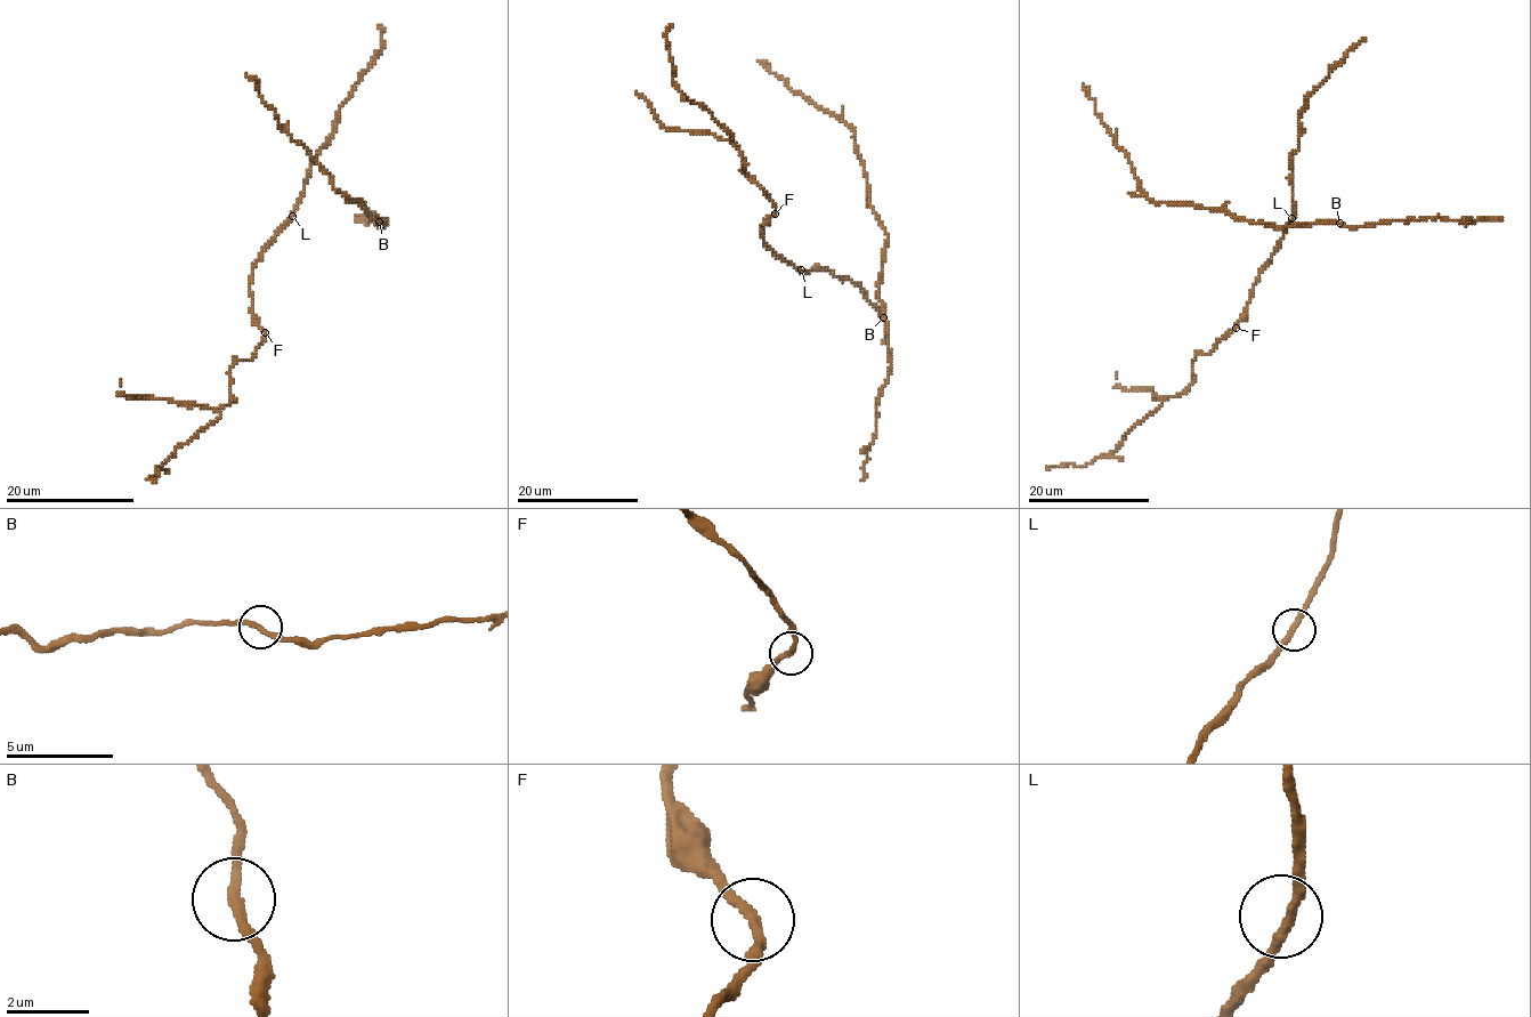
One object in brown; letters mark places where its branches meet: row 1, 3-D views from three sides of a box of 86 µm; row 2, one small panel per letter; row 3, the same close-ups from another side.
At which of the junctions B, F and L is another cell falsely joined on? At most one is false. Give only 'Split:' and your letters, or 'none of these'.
Split: none of these

